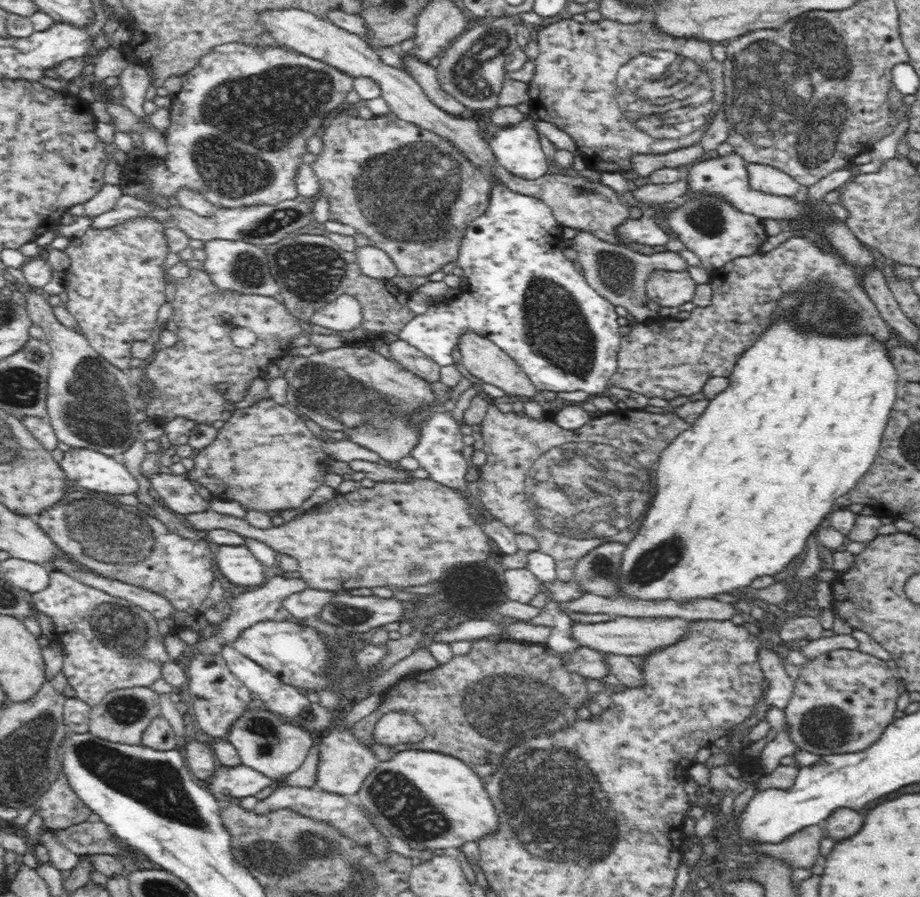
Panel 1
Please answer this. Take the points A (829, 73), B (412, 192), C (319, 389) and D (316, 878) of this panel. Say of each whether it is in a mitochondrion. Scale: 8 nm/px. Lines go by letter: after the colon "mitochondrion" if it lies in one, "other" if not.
A: mitochondrion
B: mitochondrion
C: mitochondrion
D: mitochondrion

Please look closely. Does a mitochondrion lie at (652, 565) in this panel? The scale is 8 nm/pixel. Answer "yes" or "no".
yes

